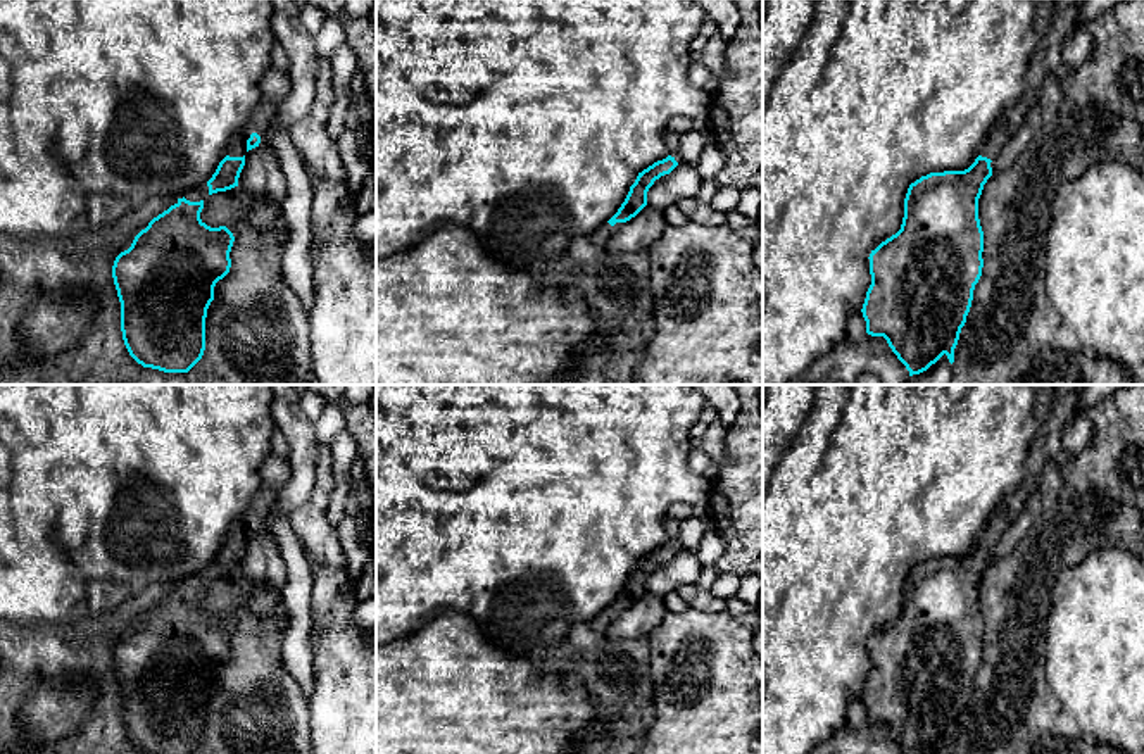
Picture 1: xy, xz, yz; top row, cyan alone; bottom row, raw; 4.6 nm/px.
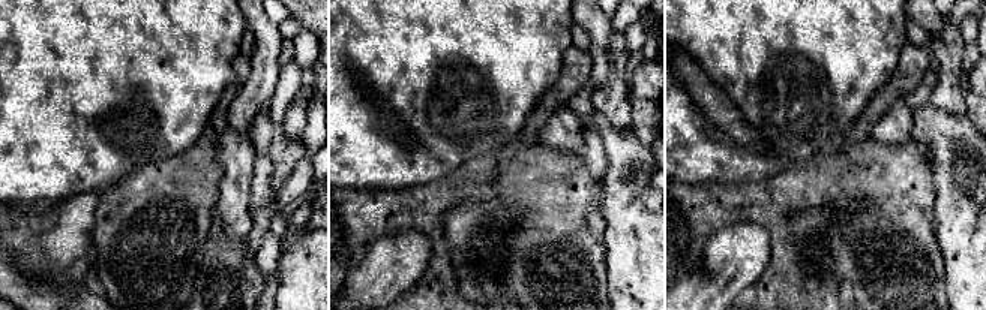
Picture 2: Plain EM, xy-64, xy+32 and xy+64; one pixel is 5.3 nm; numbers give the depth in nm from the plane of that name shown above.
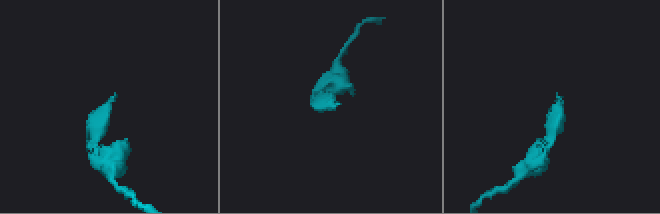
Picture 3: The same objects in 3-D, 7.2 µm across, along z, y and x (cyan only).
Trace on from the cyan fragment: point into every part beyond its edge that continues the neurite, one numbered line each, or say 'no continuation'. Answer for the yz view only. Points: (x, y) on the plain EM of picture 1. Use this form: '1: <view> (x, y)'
1: yz (1068, 401)

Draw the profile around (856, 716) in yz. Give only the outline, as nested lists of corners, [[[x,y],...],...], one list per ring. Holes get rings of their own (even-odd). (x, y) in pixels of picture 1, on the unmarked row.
[[[858,697],[849,706],[847,725],[851,728],[861,728],[866,721],[866,707],[863,704],[863,699]]]

